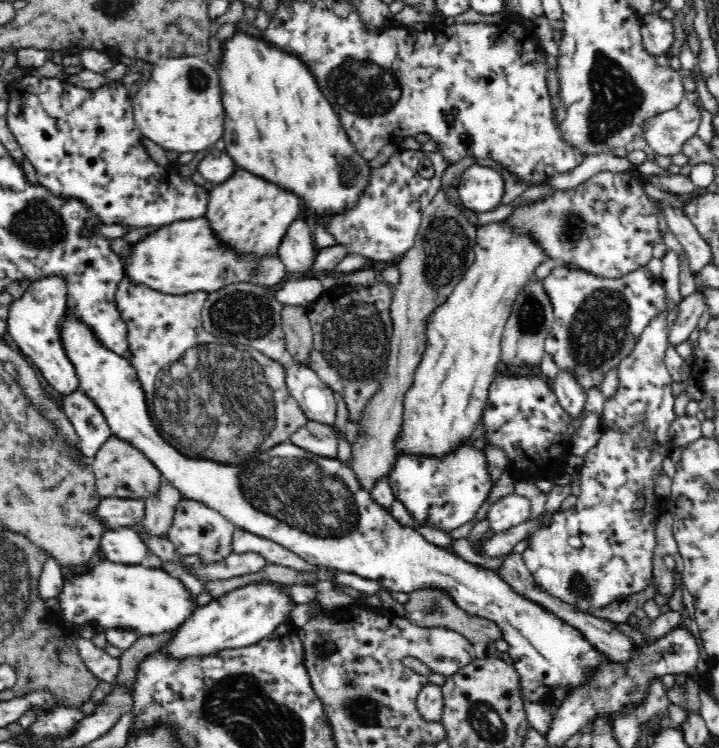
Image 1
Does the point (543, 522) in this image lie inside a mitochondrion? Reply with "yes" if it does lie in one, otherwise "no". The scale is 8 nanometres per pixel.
no

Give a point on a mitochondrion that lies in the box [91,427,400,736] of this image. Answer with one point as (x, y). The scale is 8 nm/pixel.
(294, 489)

